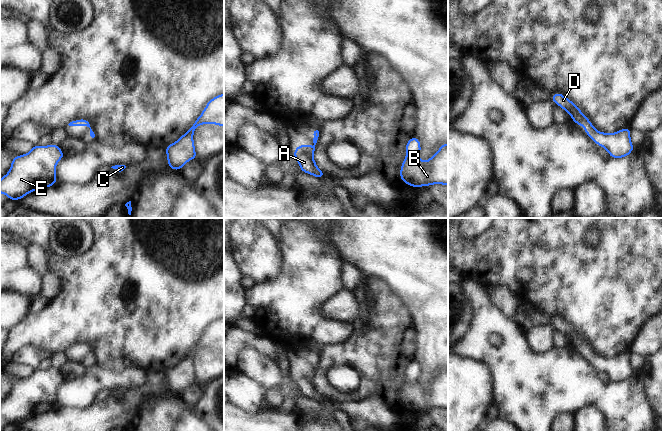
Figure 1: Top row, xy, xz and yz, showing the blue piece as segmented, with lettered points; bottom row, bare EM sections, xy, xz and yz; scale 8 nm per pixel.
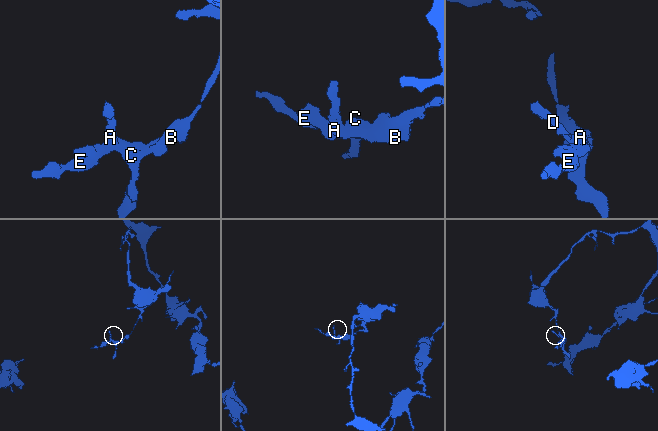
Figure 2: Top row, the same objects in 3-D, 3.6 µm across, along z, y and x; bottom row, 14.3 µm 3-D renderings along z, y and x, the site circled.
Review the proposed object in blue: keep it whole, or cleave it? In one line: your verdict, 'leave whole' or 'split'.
leave whole

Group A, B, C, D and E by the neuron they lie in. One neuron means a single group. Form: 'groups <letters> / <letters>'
groups A B C D E

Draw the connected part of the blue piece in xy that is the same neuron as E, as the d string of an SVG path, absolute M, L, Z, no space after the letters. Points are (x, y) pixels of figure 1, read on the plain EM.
M51 367L48 370L33 370L27 378L15 380L9 396L0 403L0 417L16 425L35 414L44 414L56 408L56 388L64 379L60 370Z

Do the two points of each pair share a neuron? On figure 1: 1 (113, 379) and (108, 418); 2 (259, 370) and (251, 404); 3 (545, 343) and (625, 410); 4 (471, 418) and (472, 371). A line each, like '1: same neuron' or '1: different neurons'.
1: different neurons
2: different neurons
3: different neurons
4: same neuron

